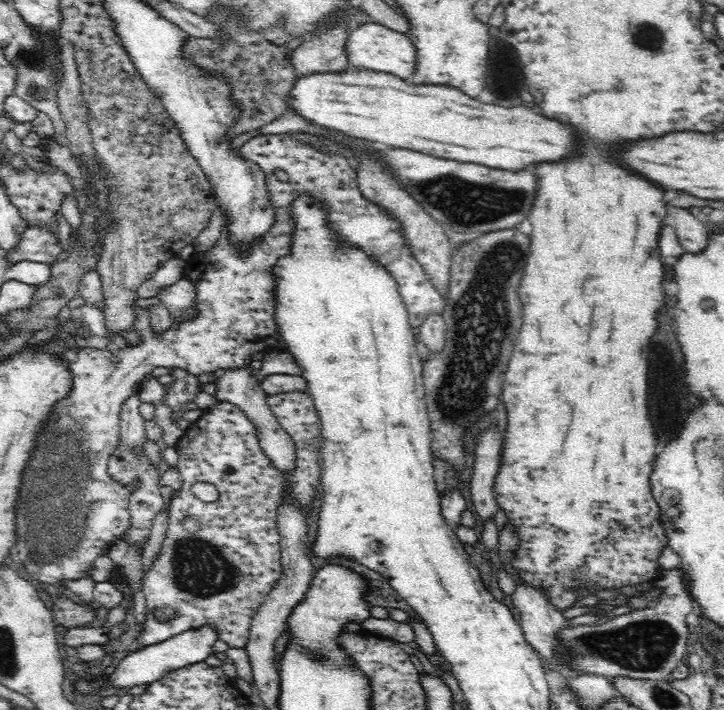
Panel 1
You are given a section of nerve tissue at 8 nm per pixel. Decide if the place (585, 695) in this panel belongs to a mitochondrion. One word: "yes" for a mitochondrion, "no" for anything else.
yes

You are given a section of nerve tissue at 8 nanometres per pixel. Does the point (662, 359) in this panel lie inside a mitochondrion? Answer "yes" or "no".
yes

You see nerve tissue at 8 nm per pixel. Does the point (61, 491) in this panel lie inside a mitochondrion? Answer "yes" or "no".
yes

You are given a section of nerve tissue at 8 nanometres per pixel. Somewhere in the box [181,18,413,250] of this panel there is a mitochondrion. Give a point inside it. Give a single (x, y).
(215, 44)

